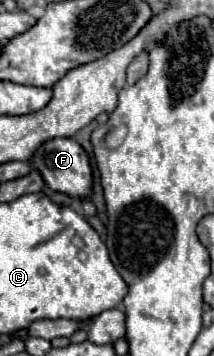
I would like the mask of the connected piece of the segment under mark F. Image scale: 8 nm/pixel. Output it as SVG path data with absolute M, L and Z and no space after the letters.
M54 138L54 140L48 140L44 142L34 158L32 158L32 164L36 170L40 170L40 174L44 176L46 184L50 190L54 192L62 192L62 194L68 194L70 198L88 198L92 194L92 166L90 166L90 160L88 160L88 154L86 150L72 138Z

